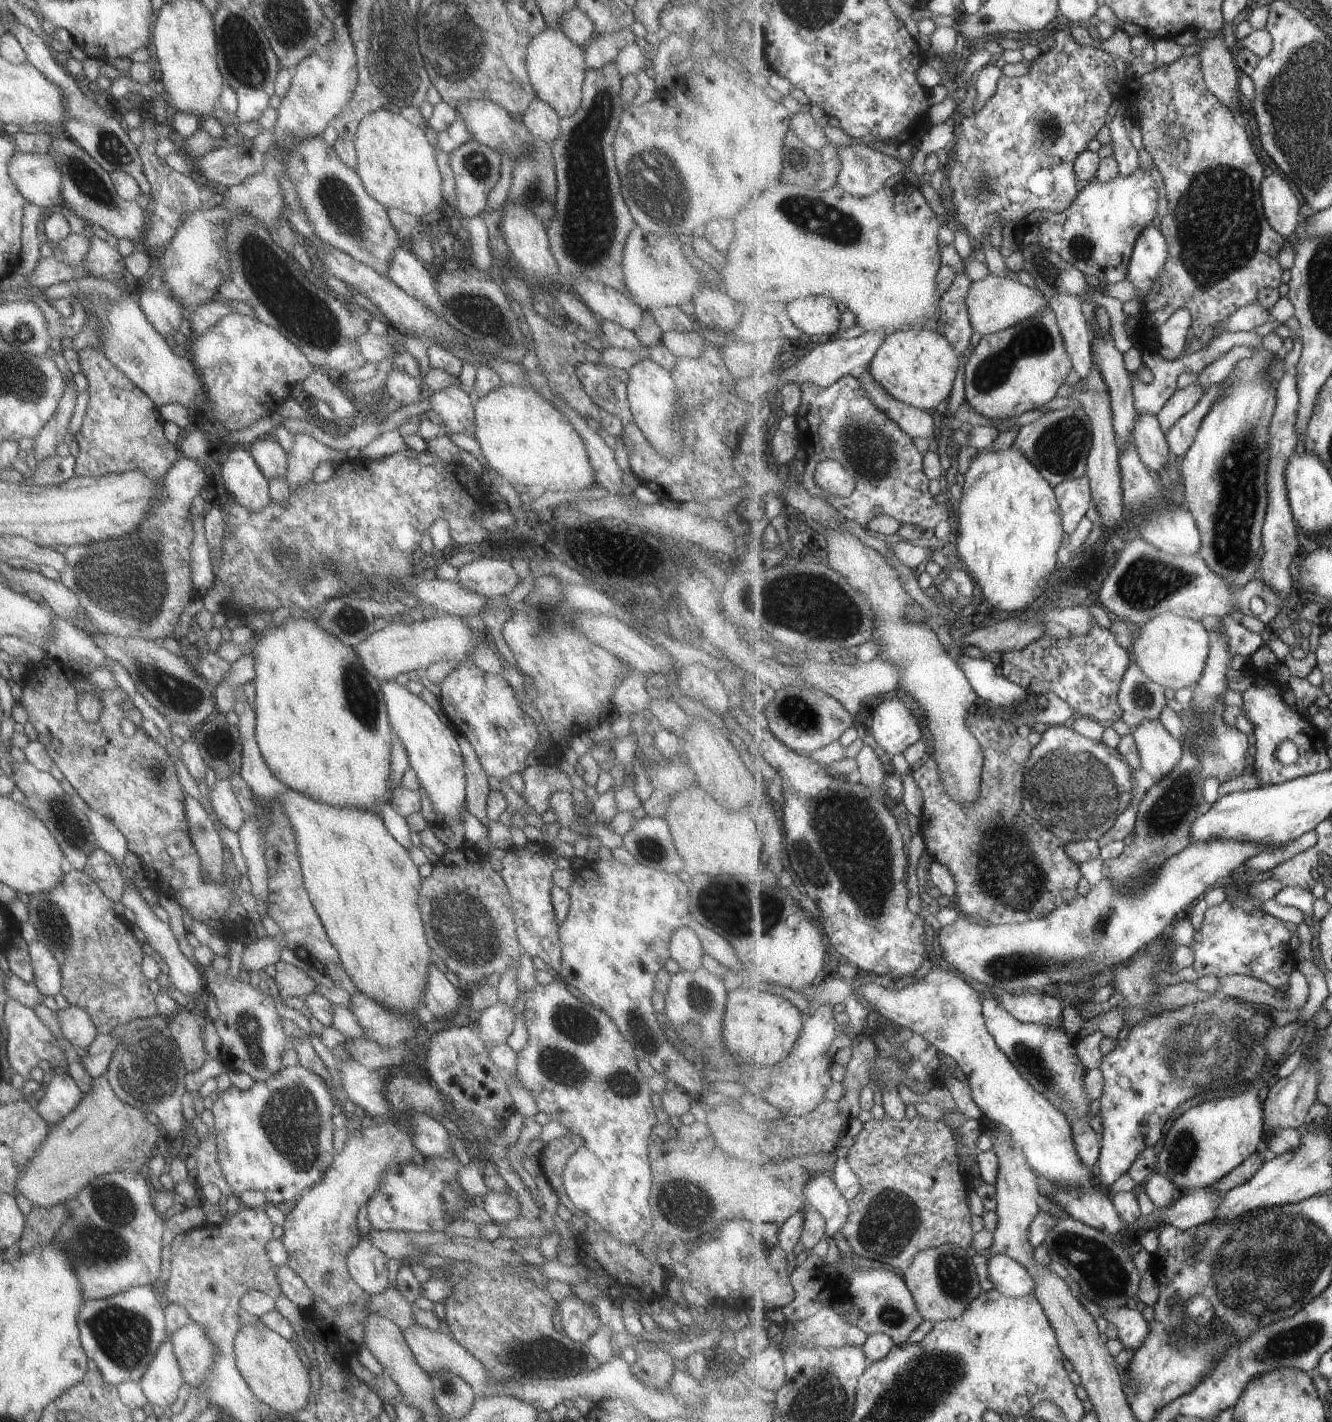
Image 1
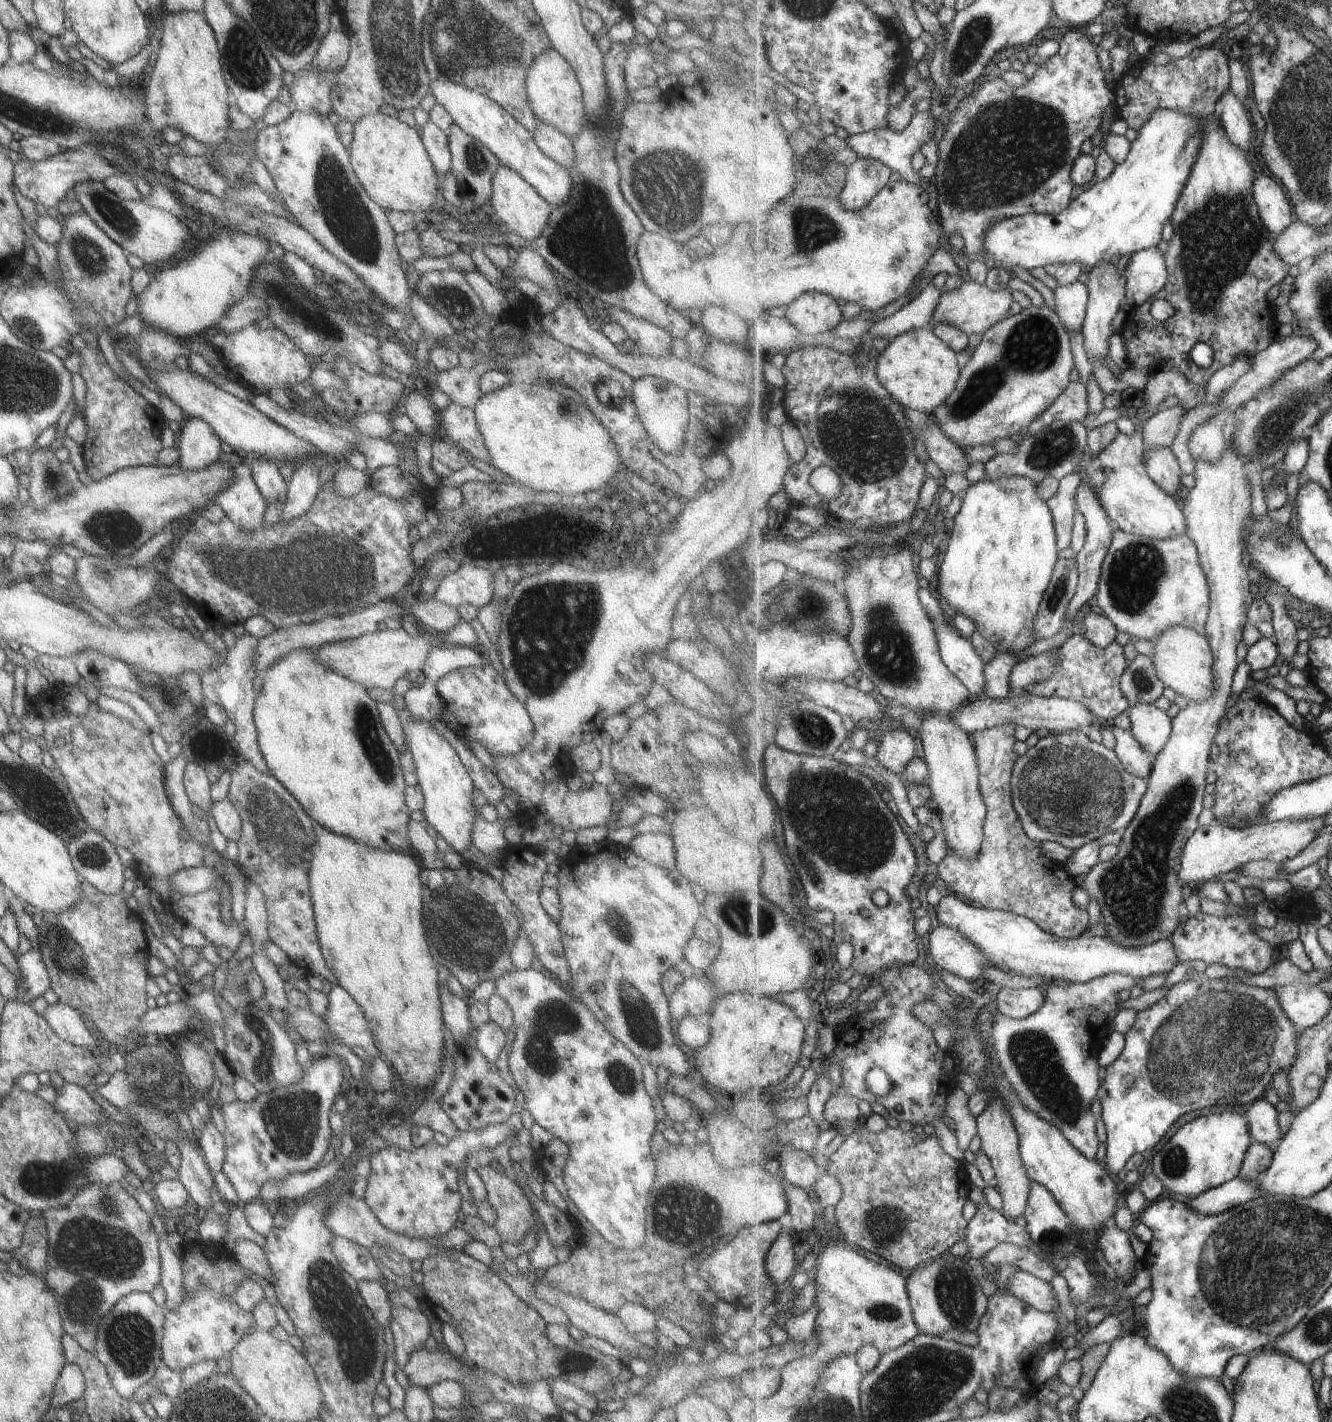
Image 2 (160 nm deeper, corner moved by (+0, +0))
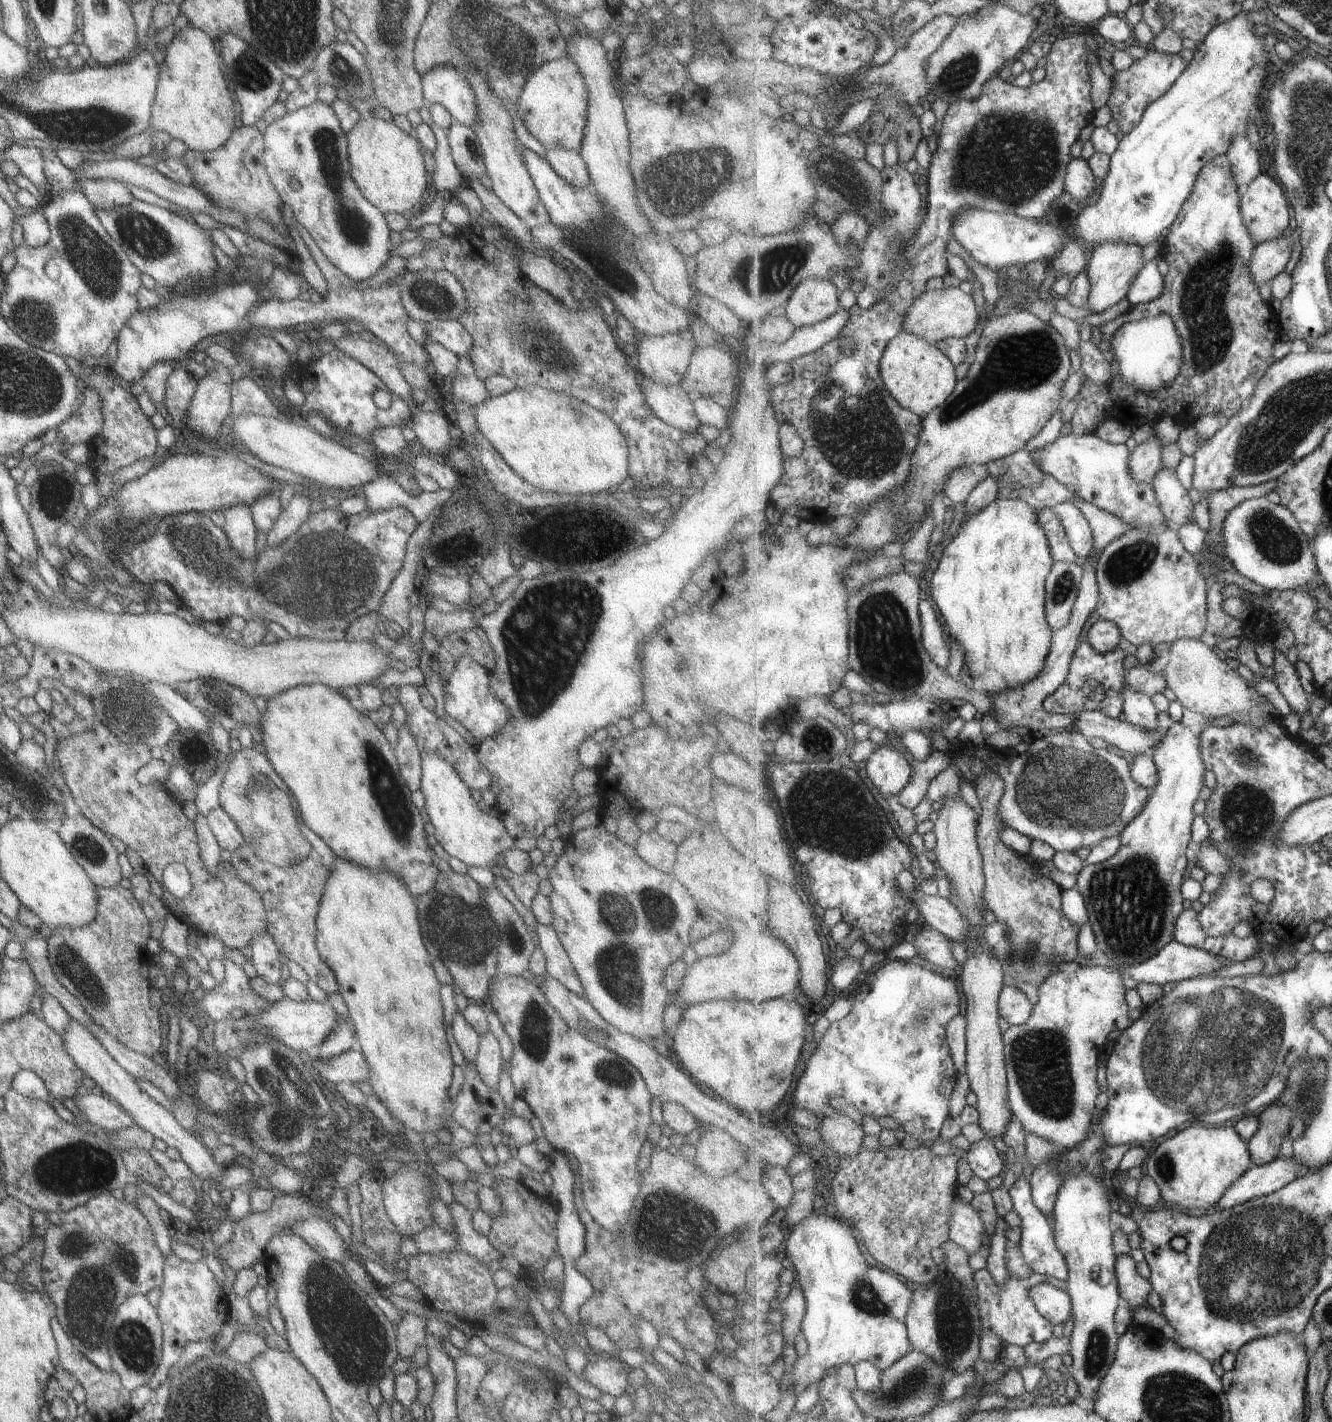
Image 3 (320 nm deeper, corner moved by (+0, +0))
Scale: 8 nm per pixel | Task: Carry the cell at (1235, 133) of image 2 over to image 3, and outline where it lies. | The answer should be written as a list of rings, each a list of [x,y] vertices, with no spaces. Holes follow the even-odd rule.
[[[1239,135],[1228,150],[1228,157],[1231,163],[1231,170],[1235,177],[1239,192],[1243,194],[1251,182],[1262,172],[1263,167],[1259,162],[1259,154],[1253,148],[1246,135]]]

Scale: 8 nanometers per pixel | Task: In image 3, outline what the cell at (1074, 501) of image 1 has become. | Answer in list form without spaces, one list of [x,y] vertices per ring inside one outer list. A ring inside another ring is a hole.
[[[1043,509],[1040,514],[1040,524],[1043,525],[1049,539],[1049,546],[1056,561],[1074,563],[1077,554],[1070,545],[1069,537],[1063,528],[1062,520],[1051,510]]]

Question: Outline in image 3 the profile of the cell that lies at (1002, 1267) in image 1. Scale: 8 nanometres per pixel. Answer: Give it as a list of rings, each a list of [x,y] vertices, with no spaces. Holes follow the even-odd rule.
[[[1047,1282],[1034,1286],[1032,1297],[1039,1312],[1051,1321],[1053,1326],[1065,1324],[1073,1314],[1072,1298],[1069,1293],[1066,1290],[1059,1290]]]

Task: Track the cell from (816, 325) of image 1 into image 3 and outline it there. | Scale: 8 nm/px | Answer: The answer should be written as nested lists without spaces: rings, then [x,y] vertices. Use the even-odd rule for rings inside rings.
[[[827,279],[801,281],[782,309],[797,330],[833,316],[841,307],[837,286]]]

